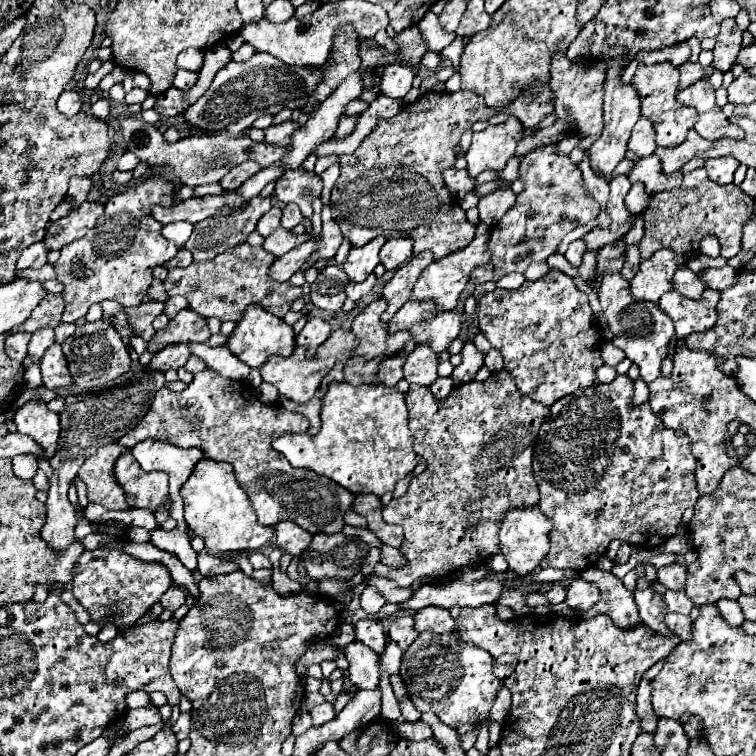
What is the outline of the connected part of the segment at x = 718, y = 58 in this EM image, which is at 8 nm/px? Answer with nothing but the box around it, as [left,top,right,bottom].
[712,19,742,71]

